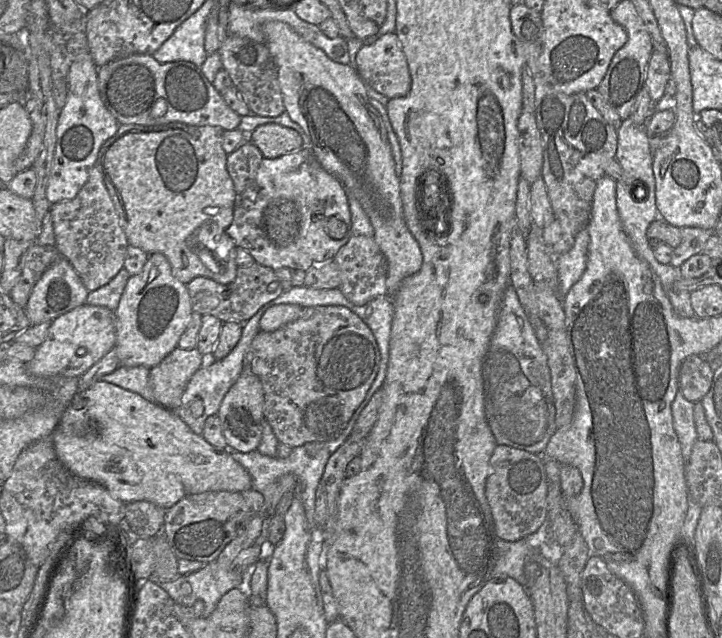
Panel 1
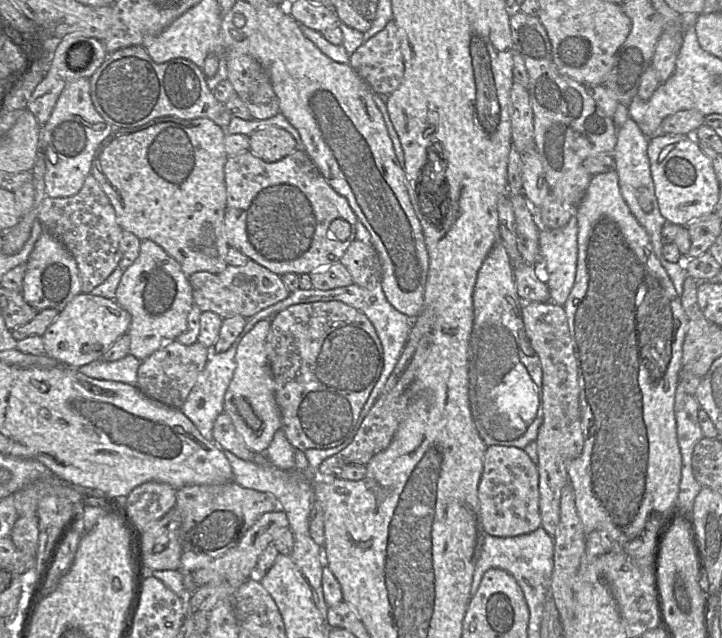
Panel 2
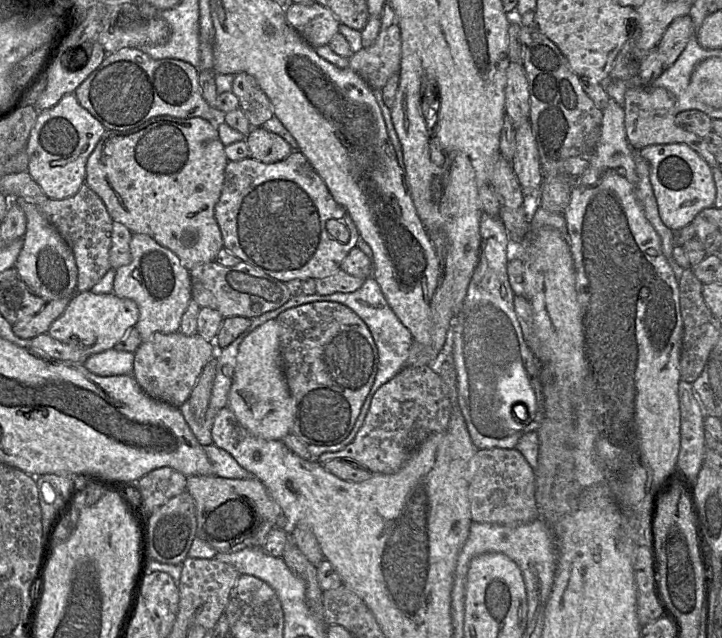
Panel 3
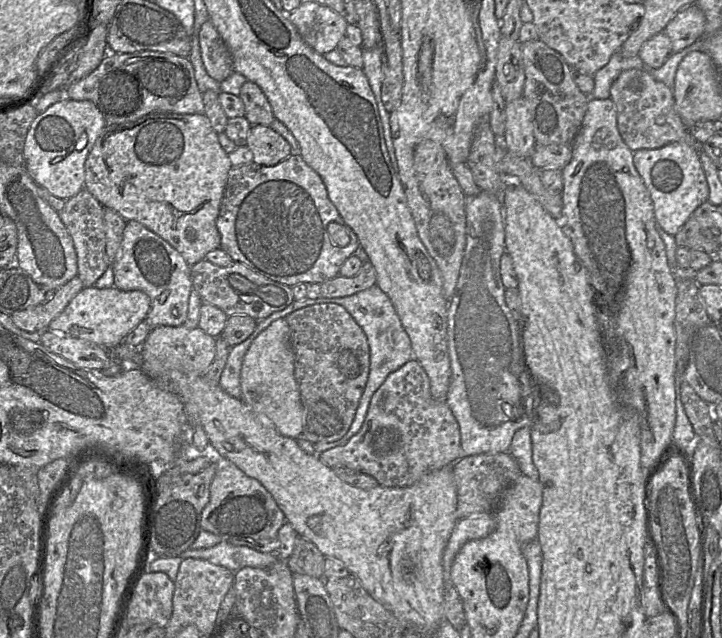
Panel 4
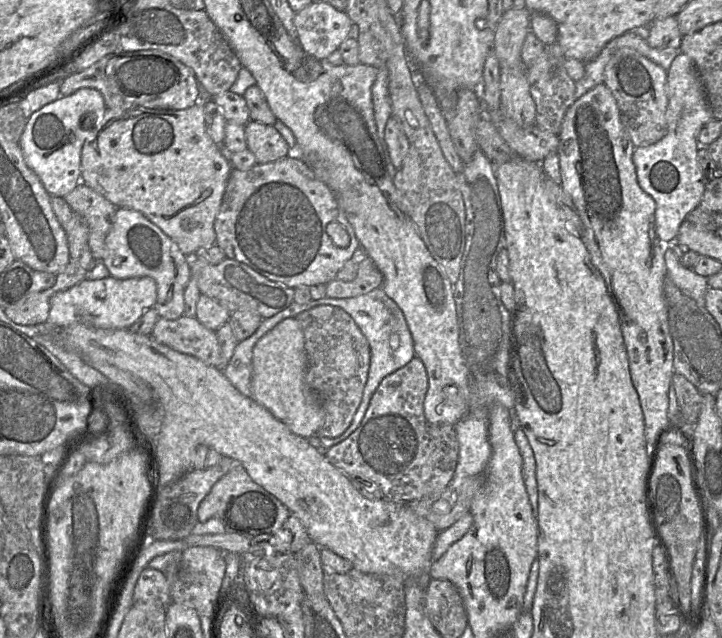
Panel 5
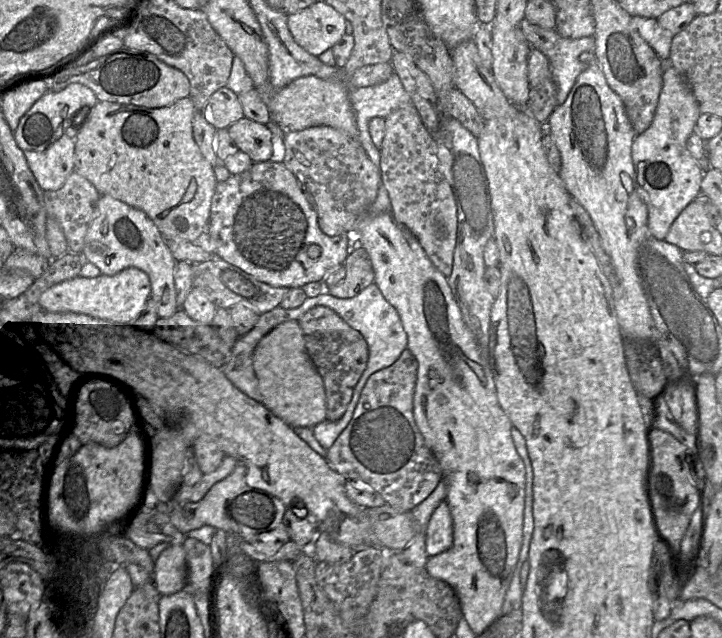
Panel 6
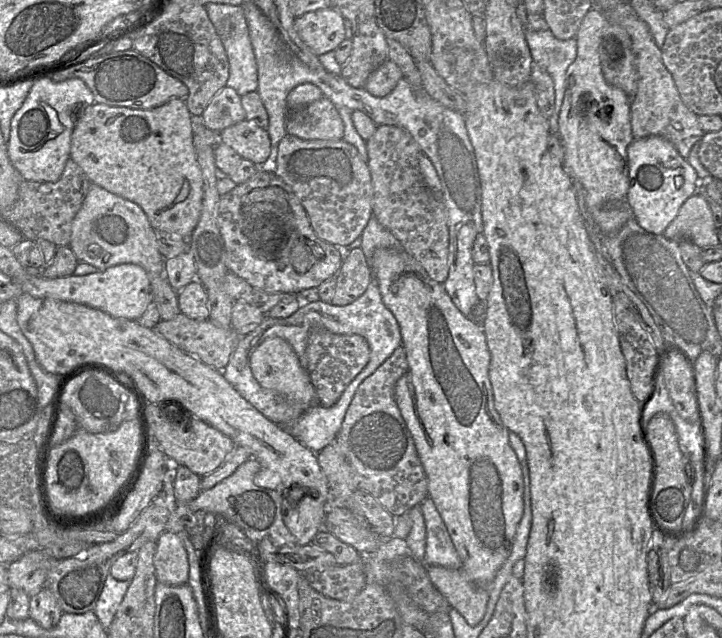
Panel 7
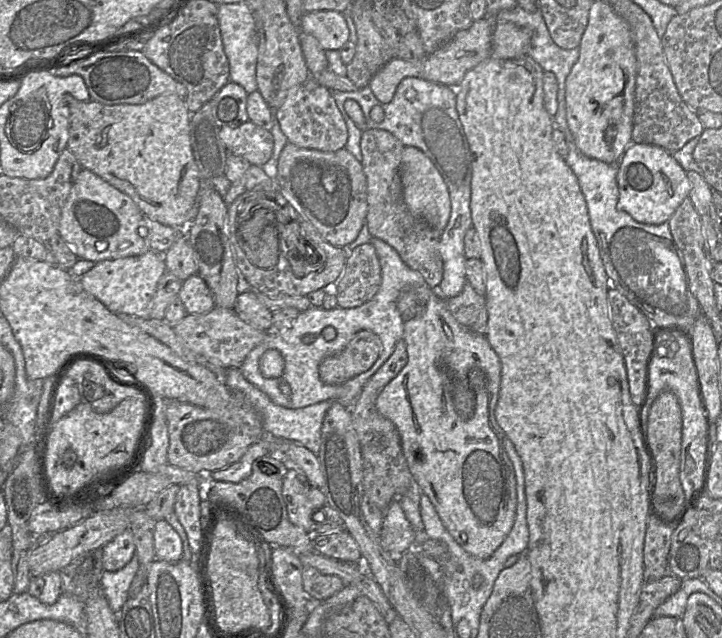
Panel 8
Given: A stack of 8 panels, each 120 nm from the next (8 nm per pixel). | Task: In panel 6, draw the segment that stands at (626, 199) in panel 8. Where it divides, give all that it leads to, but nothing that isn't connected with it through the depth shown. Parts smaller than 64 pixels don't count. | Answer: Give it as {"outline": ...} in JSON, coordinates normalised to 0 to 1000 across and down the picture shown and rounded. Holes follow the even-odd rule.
{"outline":[[[925,97],[918,114],[918,135],[907,182],[902,197],[882,212],[875,226],[875,251],[882,277],[882,301],[898,326],[899,367],[911,376],[920,376],[931,350],[945,329],[971,303],[971,284],[975,270],[968,263],[950,232],[950,221],[960,208],[970,182],[967,161],[946,119]]]}

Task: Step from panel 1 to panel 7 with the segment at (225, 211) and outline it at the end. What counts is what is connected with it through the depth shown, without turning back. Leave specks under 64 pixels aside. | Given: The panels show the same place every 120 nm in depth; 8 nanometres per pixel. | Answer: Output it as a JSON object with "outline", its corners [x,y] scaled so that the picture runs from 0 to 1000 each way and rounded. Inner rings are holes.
{"outline":[[[237,155],[231,161],[211,171],[186,171],[129,161],[116,166],[115,171],[109,171],[108,177],[104,179],[104,199],[98,213],[97,248],[114,263],[126,287],[137,290],[145,298],[193,321],[215,361],[229,362],[245,371],[260,375],[276,348],[283,309],[281,276],[273,254],[267,216],[269,183],[263,179],[253,155]]]}

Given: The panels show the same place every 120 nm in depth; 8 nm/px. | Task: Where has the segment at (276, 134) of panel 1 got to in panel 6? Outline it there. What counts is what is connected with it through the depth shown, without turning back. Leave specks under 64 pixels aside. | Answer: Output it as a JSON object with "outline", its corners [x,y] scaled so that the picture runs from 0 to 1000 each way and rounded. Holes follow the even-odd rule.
{"outline":[[[337,183],[314,205],[330,234],[352,255],[377,252],[380,248],[378,212],[370,196]]]}

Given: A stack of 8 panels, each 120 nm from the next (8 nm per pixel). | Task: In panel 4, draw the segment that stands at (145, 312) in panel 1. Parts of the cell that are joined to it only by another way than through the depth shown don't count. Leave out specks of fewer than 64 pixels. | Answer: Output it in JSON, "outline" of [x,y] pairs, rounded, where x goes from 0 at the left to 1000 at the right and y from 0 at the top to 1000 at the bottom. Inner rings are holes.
{"outline":[[[176,346],[163,403],[155,415],[158,450],[169,456],[197,456],[208,469],[201,505],[209,516],[248,513],[256,505],[266,456],[265,417],[233,379],[188,346]]]}

